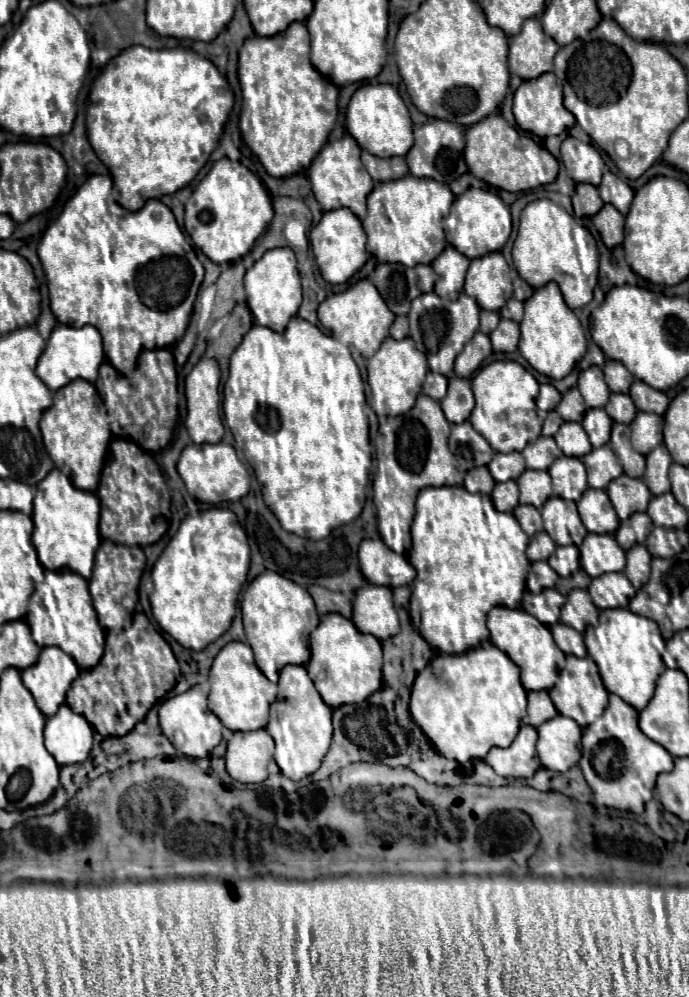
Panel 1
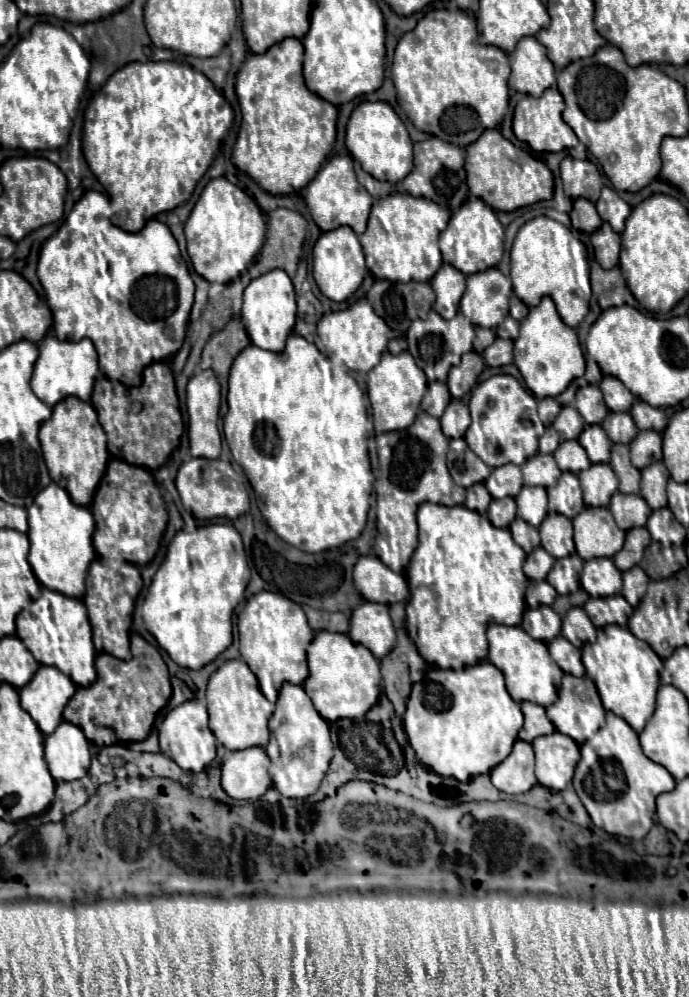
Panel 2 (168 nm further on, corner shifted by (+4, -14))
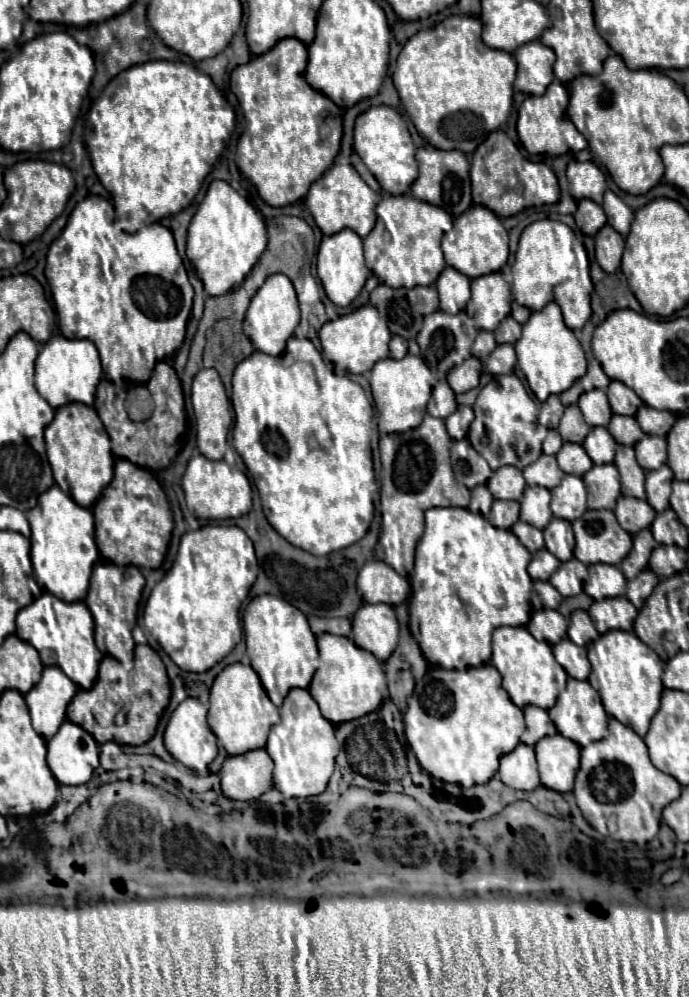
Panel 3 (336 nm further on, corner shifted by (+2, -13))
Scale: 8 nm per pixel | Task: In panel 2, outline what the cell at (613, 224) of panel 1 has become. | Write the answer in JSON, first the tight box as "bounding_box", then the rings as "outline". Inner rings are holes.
{"bounding_box":[592,222,620,268],"outline":[[[604,222],[594,234],[592,234],[592,246],[596,260],[602,268],[614,268],[618,266],[618,252],[620,252],[620,234],[616,234],[608,222]]]}

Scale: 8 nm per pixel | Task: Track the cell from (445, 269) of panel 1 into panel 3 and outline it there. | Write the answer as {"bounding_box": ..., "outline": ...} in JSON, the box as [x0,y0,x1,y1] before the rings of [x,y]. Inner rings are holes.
{"bounding_box":[436,267,470,313],"outline":[[[446,267],[438,281],[436,291],[440,295],[440,309],[446,313],[460,313],[464,311],[468,299],[470,299],[470,279],[456,269]]]}

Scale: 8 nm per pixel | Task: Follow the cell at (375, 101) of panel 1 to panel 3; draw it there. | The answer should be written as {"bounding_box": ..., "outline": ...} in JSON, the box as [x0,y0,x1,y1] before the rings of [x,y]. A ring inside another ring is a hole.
{"bounding_box":[354,107,418,195],"outline":[[[370,107],[356,119],[354,127],[354,151],[364,165],[374,173],[380,187],[390,195],[404,195],[418,177],[416,147],[402,117],[392,107]]]}

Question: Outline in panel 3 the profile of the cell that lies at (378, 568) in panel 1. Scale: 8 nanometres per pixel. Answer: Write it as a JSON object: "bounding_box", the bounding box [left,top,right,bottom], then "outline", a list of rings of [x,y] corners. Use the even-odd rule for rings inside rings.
{"bounding_box":[356,561,410,605],"outline":[[[368,561],[360,571],[356,585],[366,603],[400,605],[410,597],[410,583],[382,561]]]}

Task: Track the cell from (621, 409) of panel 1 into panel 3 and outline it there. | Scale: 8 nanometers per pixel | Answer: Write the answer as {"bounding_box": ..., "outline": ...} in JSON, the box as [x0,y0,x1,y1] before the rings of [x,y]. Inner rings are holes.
{"bounding_box":[606,415,644,445],"outline":[[[614,415],[606,429],[610,431],[610,435],[620,445],[634,445],[634,443],[638,443],[644,437],[644,433],[638,427],[634,417],[618,417],[618,415]]]}

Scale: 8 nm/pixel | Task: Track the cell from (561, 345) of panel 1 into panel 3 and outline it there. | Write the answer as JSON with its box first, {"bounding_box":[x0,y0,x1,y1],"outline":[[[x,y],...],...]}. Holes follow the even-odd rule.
{"bounding_box":[516,303,586,401],"outline":[[[548,303],[544,309],[534,311],[530,319],[522,325],[522,337],[516,341],[516,355],[526,381],[538,401],[546,401],[550,395],[560,395],[570,385],[586,373],[586,355],[574,331],[562,321],[560,307]]]}

